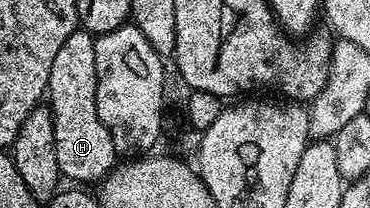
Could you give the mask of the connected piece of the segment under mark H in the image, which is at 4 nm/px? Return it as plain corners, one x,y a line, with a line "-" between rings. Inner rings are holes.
77,28
61,44
57,57
53,59
53,68
49,72
45,98
53,116
53,136
60,175
64,179
72,178
75,181
72,183
75,184
102,183
117,165
117,151
109,136
109,128
105,128
105,124
101,124
101,116
97,116
97,52
95,38
89,31

